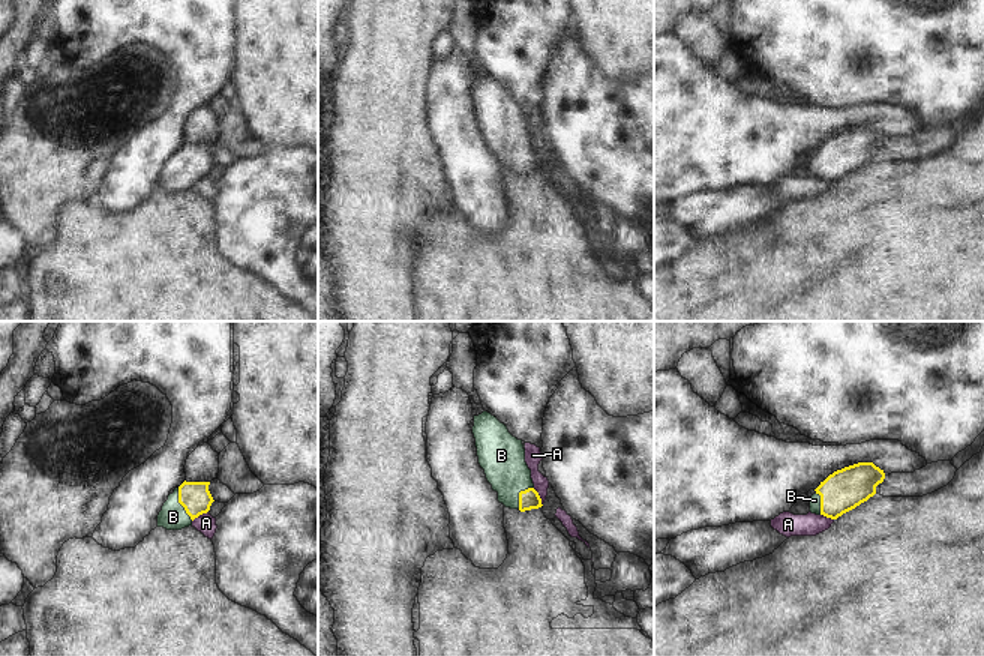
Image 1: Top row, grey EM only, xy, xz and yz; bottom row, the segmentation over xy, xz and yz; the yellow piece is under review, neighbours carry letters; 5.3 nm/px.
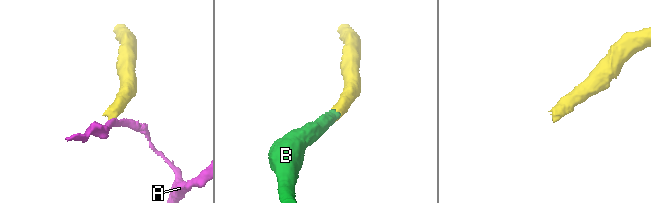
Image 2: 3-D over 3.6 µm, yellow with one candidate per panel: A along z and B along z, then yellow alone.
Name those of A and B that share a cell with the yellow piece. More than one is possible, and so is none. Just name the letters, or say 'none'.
B

